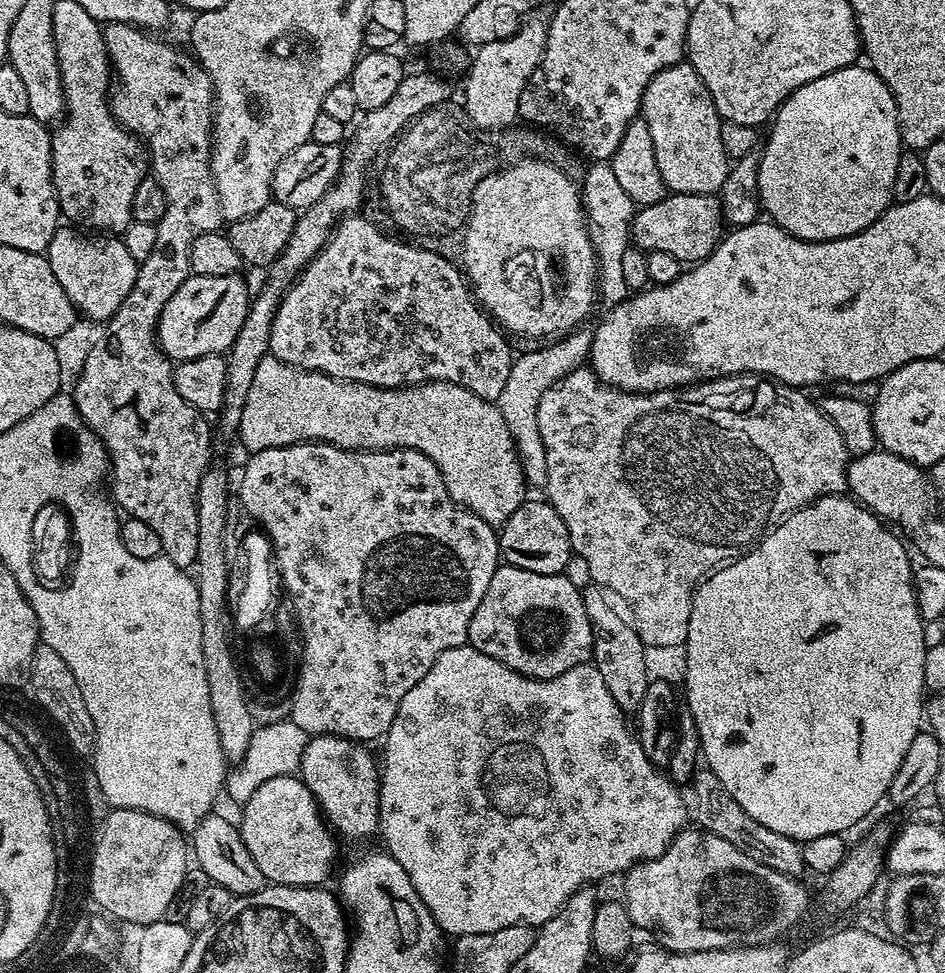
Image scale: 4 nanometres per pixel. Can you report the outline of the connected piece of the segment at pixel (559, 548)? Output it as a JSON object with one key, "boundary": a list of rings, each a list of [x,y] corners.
{"boundary":[[[544,498],[525,499],[518,510],[514,510],[514,514],[510,514],[510,518],[499,525],[498,535],[503,563],[513,564],[522,570],[531,570],[533,574],[561,575],[574,555],[566,522],[562,522],[558,510],[554,510],[554,506]]]}

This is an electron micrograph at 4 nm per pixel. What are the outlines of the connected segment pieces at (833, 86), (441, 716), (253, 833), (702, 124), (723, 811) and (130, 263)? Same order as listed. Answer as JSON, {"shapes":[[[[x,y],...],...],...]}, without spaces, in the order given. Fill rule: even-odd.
{"shapes":[[[[853,66],[834,70],[822,78],[814,78],[814,82],[806,82],[806,86],[794,90],[784,99],[784,103],[777,110],[770,127],[767,129],[767,131],[769,130],[768,141],[765,142],[764,146],[762,145],[758,168],[760,206],[771,223],[778,225],[782,230],[786,230],[799,240],[841,240],[847,236],[864,232],[893,203],[894,174],[898,174],[898,162],[902,151],[898,110],[886,82],[882,82],[882,78],[877,72],[872,71],[871,67],[860,67]]],[[[469,643],[438,654],[434,666],[430,666],[430,670],[426,670],[426,674],[422,674],[422,682],[418,682],[418,686],[406,690],[402,702],[398,702],[398,710],[394,714],[394,722],[390,726],[388,735],[383,737],[382,740],[382,745],[384,744],[384,760],[382,756],[378,836],[379,839],[384,839],[385,845],[383,844],[383,847],[388,855],[395,858],[398,866],[402,866],[402,870],[406,870],[406,875],[409,876],[410,882],[414,882],[414,890],[418,890],[418,898],[422,898],[422,902],[430,910],[434,922],[438,922],[441,932],[455,938],[458,936],[469,936],[470,934],[490,934],[494,930],[506,930],[506,926],[518,926],[519,924],[539,926],[545,924],[547,920],[554,918],[554,914],[558,914],[558,910],[562,910],[562,906],[579,888],[595,885],[597,883],[595,880],[604,880],[607,876],[618,875],[617,877],[619,877],[621,874],[627,873],[629,868],[633,868],[642,860],[658,858],[672,845],[672,839],[679,832],[683,832],[689,823],[689,805],[686,803],[685,797],[684,800],[680,797],[681,789],[673,784],[671,779],[657,765],[653,764],[652,759],[644,753],[644,748],[640,745],[637,733],[633,729],[631,732],[628,729],[627,722],[624,720],[627,720],[626,713],[620,709],[618,702],[614,702],[614,698],[610,698],[610,690],[606,690],[606,682],[602,682],[602,674],[598,674],[595,663],[589,662],[574,666],[570,670],[566,670],[566,674],[558,674],[558,678],[535,680],[534,678],[523,676],[514,670],[510,670],[510,666],[502,666],[502,662],[498,662],[494,658],[482,654],[482,650],[474,650]]],[[[299,775],[263,782],[242,804],[242,810],[244,813],[238,819],[241,838],[268,882],[297,886],[325,883],[336,864],[337,837]]],[[[681,62],[654,74],[654,78],[650,78],[650,86],[646,86],[642,94],[640,116],[650,130],[650,139],[654,141],[654,158],[658,158],[658,170],[669,193],[699,196],[719,193],[720,187],[727,182],[730,169],[730,157],[722,142],[724,124],[714,106],[714,98],[710,98],[710,90],[706,90],[706,82],[698,78],[692,64]]],[[[707,766],[697,767],[696,773],[692,775],[690,791],[694,820],[697,820],[695,823],[703,831],[718,834],[718,838],[726,838],[730,846],[738,846],[742,854],[754,858],[754,862],[762,862],[762,866],[770,866],[770,870],[778,870],[778,874],[797,878],[805,875],[800,844],[786,838],[786,834],[778,834],[767,826],[762,826],[762,822],[754,822],[754,818],[750,818],[750,814],[746,814],[746,810],[742,810],[742,806],[738,806],[734,798],[730,798],[730,790],[726,790],[726,786],[718,782],[718,774],[714,774]]],[[[60,226],[50,238],[46,255],[54,278],[62,282],[62,290],[66,290],[81,317],[107,322],[130,294],[130,286],[134,286],[138,261],[130,258],[123,239],[115,235],[89,234],[72,226]]]]}

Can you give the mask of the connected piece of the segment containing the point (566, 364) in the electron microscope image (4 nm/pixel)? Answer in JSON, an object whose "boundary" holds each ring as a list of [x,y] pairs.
{"boundary":[[[575,330],[551,347],[519,353],[510,366],[510,378],[506,378],[506,386],[502,386],[502,394],[494,402],[496,407],[500,409],[502,418],[506,418],[506,426],[514,438],[516,453],[520,456],[520,464],[524,468],[525,481],[531,487],[533,484],[534,487],[543,489],[548,483],[546,478],[546,446],[542,446],[542,433],[538,431],[538,414],[536,413],[538,402],[550,386],[554,386],[562,377],[569,376],[575,368],[581,367],[589,359],[592,347],[592,332],[584,331]]]}

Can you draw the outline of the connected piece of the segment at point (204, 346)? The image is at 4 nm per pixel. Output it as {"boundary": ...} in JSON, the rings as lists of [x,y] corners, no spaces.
{"boundary":[[[240,274],[189,275],[188,280],[174,290],[174,298],[166,302],[156,324],[156,343],[169,360],[179,362],[227,353],[234,338],[238,338],[238,330],[242,330],[242,322],[246,322],[250,303],[248,284],[242,277]]]}

